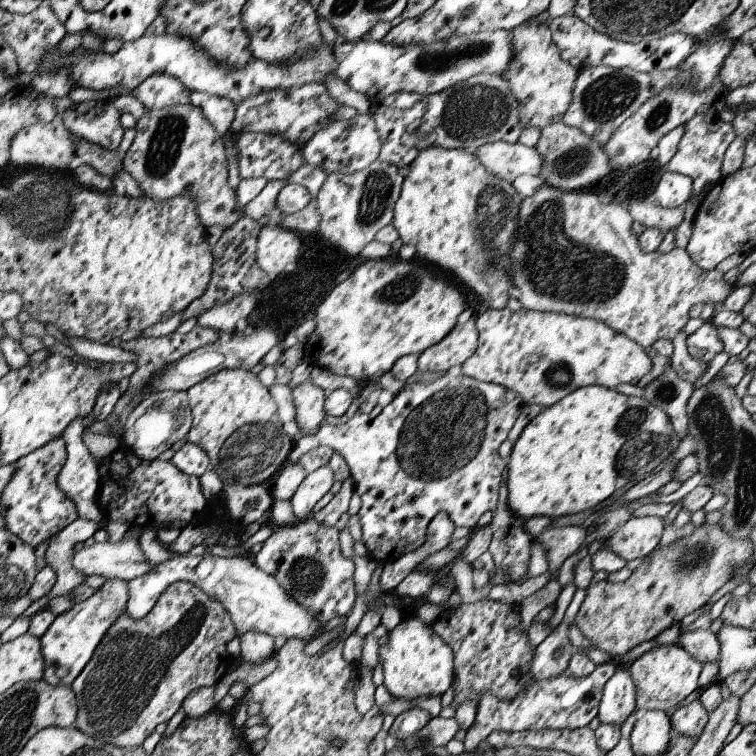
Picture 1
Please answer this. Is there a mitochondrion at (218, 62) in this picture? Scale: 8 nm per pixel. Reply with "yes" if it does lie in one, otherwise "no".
no

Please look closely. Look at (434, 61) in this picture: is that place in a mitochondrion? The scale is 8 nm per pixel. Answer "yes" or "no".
yes

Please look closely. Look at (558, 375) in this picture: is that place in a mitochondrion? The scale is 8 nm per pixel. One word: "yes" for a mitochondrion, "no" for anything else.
yes

